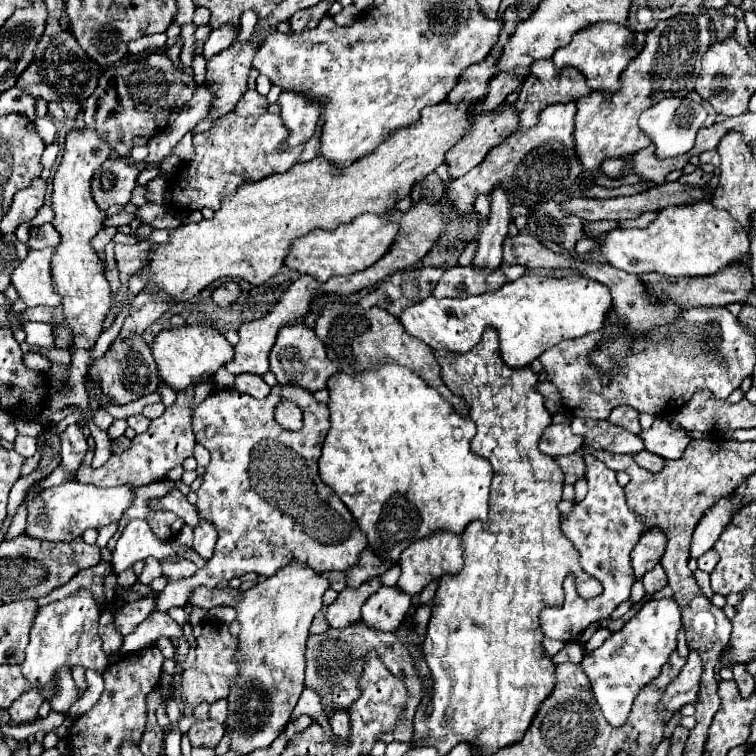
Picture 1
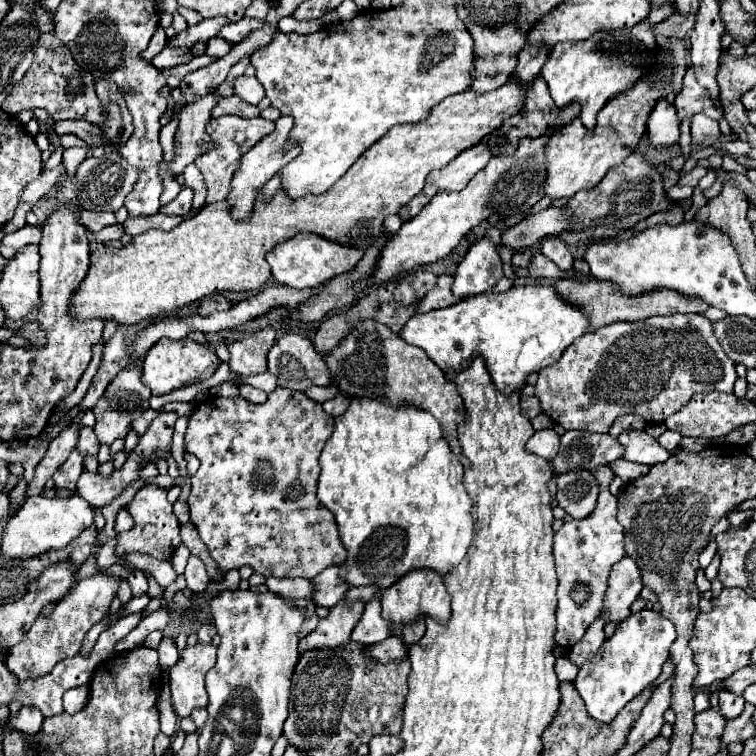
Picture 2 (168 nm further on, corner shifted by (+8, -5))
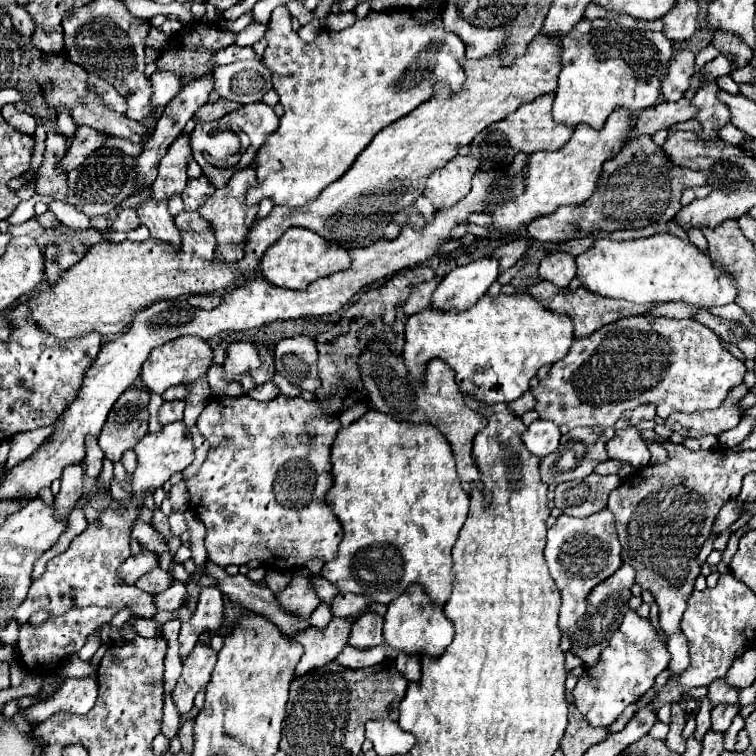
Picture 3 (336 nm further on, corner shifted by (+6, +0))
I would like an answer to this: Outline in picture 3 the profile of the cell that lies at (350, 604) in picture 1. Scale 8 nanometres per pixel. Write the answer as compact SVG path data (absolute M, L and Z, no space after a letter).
M336 617L322 631L308 627L306 631L296 633L294 641L304 647L304 655L296 667L296 675L306 675L308 671L316 671L316 667L324 667L324 663L334 661L348 643L350 627L352 623L348 619Z

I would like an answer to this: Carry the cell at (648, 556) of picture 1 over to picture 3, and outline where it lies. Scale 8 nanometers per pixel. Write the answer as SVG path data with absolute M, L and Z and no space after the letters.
M622 565L612 577L608 577L604 583L596 585L590 595L588 595L588 611L584 613L584 619L580 619L580 623L576 625L576 631L570 639L572 647L570 651L582 659L584 667L592 667L596 665L596 659L600 659L602 649L610 643L614 631L620 627L626 611L628 611L628 599L632 597L630 587L634 585L634 569L632 565Z

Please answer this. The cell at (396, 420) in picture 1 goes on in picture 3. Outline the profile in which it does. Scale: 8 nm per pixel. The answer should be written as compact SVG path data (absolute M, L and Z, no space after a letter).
M368 411L350 427L340 429L332 447L334 485L326 503L342 523L344 537L336 559L324 563L322 577L336 589L368 595L370 603L388 605L402 591L418 583L430 601L442 607L452 591L452 547L466 521L470 497L462 491L452 451L444 435L432 425L396 423L384 413Z

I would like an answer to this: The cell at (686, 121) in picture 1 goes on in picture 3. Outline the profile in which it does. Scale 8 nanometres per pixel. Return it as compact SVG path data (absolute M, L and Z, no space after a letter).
M680 49L674 53L662 79L662 95L666 101L680 101L684 97L684 91L690 87L694 75L694 63L696 55L690 49Z

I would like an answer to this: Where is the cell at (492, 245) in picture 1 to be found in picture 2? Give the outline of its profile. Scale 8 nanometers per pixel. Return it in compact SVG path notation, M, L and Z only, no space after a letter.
M480 238L458 264L452 292L456 296L476 296L492 290L492 286L502 276L504 274L498 248L490 238Z

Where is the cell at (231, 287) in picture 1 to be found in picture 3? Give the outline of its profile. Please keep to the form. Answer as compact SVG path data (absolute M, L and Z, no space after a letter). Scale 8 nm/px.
M192 295L188 297L188 303L192 307L198 307L198 309L212 309L212 307L218 307L222 301L220 295Z

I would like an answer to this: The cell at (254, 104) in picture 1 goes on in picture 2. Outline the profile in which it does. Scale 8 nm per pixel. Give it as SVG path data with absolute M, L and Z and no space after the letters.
M234 94L234 96L228 96L228 98L220 100L218 106L212 112L214 118L220 118L224 114L236 114L236 116L242 116L242 118L254 118L254 116L260 114L260 110L258 110L258 106L246 104L240 96Z

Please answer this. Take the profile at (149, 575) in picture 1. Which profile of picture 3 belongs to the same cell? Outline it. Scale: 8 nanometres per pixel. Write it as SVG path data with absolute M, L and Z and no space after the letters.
M160 567L154 569L154 571L150 571L148 575L144 575L144 577L136 583L138 589L142 589L142 591L146 591L146 593L150 593L150 595L158 595L158 593L166 591L170 585L172 585L172 577L170 577L166 571L162 571Z

